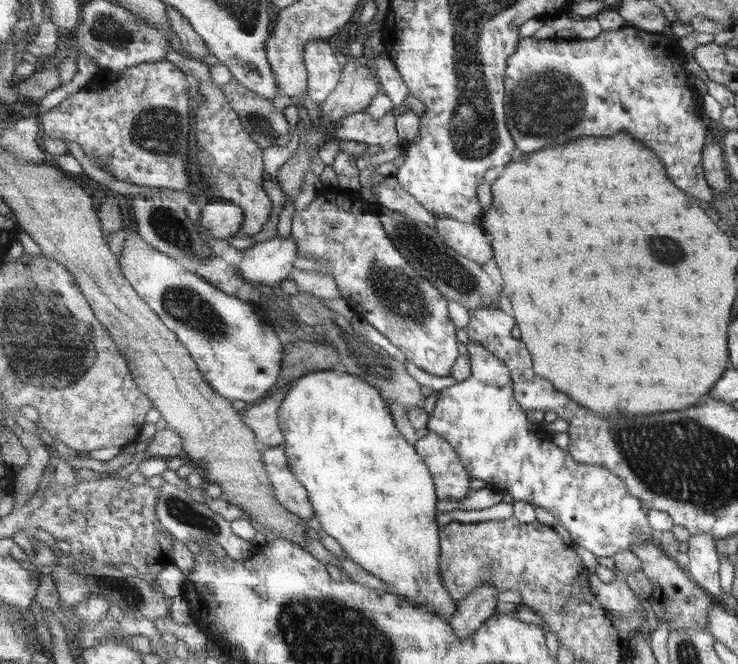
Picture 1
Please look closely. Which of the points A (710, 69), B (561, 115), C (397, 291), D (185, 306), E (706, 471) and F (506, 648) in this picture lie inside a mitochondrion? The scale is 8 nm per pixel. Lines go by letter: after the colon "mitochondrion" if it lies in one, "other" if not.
A: other
B: mitochondrion
C: mitochondrion
D: mitochondrion
E: mitochondrion
F: other

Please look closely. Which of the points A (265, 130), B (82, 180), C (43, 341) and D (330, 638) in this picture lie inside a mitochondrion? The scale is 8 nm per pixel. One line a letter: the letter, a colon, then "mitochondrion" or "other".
A: mitochondrion
B: other
C: mitochondrion
D: mitochondrion

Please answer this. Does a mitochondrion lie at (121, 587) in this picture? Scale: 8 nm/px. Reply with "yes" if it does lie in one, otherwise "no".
yes

